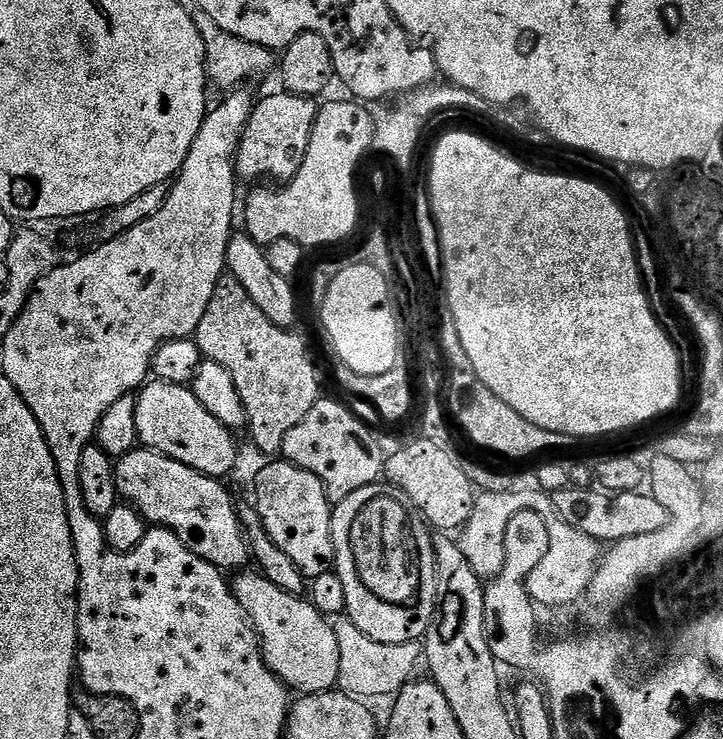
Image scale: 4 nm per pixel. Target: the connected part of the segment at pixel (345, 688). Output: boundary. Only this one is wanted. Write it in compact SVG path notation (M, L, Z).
M340 618L332 624L334 638L338 638L338 685L339 691L348 693L365 702L372 702L375 696L395 697L396 693L413 679L416 663L421 663L422 648L419 643L387 644L366 638L358 626L347 618Z

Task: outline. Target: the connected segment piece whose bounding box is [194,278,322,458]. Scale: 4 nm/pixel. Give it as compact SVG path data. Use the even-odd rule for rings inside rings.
M231 278L221 279L214 290L214 298L210 298L210 306L206 306L206 314L202 314L202 322L198 322L194 337L201 357L204 360L218 362L218 366L226 366L230 378L234 378L234 386L238 390L238 398L242 398L242 406L246 406L248 415L247 435L252 435L252 444L264 458L276 458L283 453L286 434L310 414L310 410L321 399L320 376L316 373L316 364L308 353L308 344L295 331L278 328L246 294L246 290L238 281Z

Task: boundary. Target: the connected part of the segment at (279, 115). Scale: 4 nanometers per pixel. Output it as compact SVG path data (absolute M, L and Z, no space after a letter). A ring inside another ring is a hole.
M279 90L273 96L257 103L250 114L250 122L244 131L240 149L236 155L236 171L241 177L252 182L273 181L287 182L293 180L302 170L306 150L310 146L310 134L316 121L318 104L307 96L293 96L287 90Z

